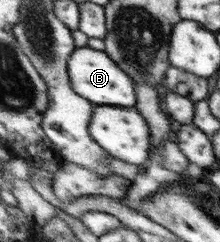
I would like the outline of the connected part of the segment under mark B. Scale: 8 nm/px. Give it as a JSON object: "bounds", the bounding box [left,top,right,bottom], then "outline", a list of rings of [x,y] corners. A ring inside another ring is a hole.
{"bounds":[70,47,136,107],"outline":[[[90,47],[76,49],[74,57],[70,57],[70,81],[74,81],[74,89],[78,89],[78,95],[86,97],[96,105],[120,105],[120,107],[136,105],[132,79],[104,51]]]}

